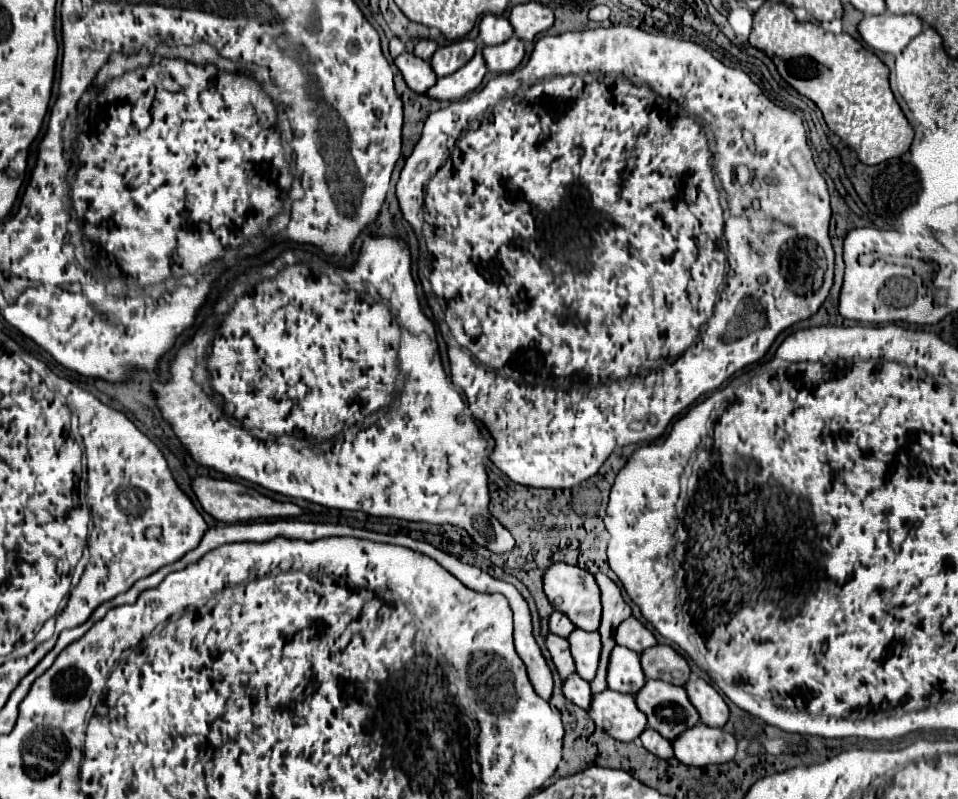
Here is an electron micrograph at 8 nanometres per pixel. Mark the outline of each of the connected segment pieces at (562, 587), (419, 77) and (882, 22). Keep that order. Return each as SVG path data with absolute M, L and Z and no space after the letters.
M552 564L546 574L544 574L544 592L550 600L550 604L556 610L562 610L562 614L566 614L574 626L582 628L582 630L590 630L596 632L598 630L598 622L602 616L602 602L600 602L600 590L598 584L594 582L594 576L578 566L570 566L570 564Z
M410 52L400 54L394 60L396 68L402 72L406 84L410 90L418 92L418 94L426 94L434 84L436 84L436 74L430 70L430 64Z
M914 14L864 16L858 24L858 32L874 50L898 56L910 44L910 40L922 32L922 20L918 20Z

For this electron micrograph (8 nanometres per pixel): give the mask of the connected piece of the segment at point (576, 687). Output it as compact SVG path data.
M578 674L570 676L566 682L564 682L564 696L568 700L572 700L576 706L588 710L590 708L590 698L592 698L592 692L590 692L590 684L582 678L578 678Z

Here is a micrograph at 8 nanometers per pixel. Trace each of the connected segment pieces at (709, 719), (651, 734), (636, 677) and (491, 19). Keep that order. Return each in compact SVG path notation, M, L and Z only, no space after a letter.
M692 678L686 684L686 692L688 692L690 702L700 712L702 724L714 726L714 728L724 728L724 724L730 718L730 708L724 702L724 698L718 694L716 688L712 688L708 682L704 682L700 678Z
M646 728L640 736L644 748L652 754L658 754L658 758L672 758L674 756L674 750L670 748L670 742L666 738L662 738L656 730L650 730Z
M616 646L610 656L610 668L608 668L608 688L614 692L624 694L638 694L642 690L646 676L642 674L642 666L638 662L638 654L632 650L626 650L624 646Z
M486 14L480 22L480 38L486 46L496 46L512 38L514 28L510 26L510 20L504 16L494 16Z

